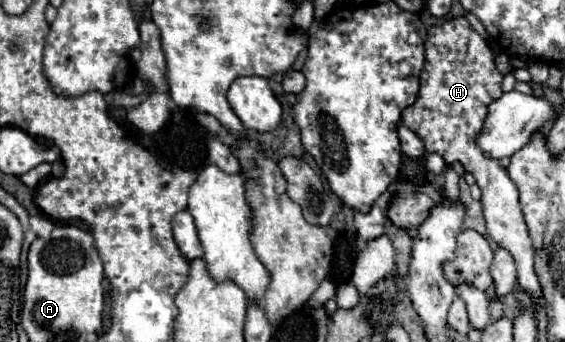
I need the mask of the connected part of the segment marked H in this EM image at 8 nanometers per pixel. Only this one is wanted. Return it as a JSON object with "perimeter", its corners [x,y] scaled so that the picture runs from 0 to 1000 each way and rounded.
{"perimeter":[[[819,47],[798,53],[781,76],[759,82],[752,123],[752,193],[742,234],[745,257],[738,292],[731,310],[717,316],[710,357],[745,404],[756,444],[784,456],[791,480],[816,474],[819,491],[841,515],[848,550],[855,556],[851,596],[865,690],[908,749],[915,778],[915,830],[922,848],[933,854],[950,895],[965,895],[961,848],[943,784],[943,702],[919,602],[915,544],[894,509],[894,491],[880,468],[858,462],[841,421],[841,398],[851,386],[858,357],[865,287],[890,275],[890,216],[876,193],[876,158]]]}

